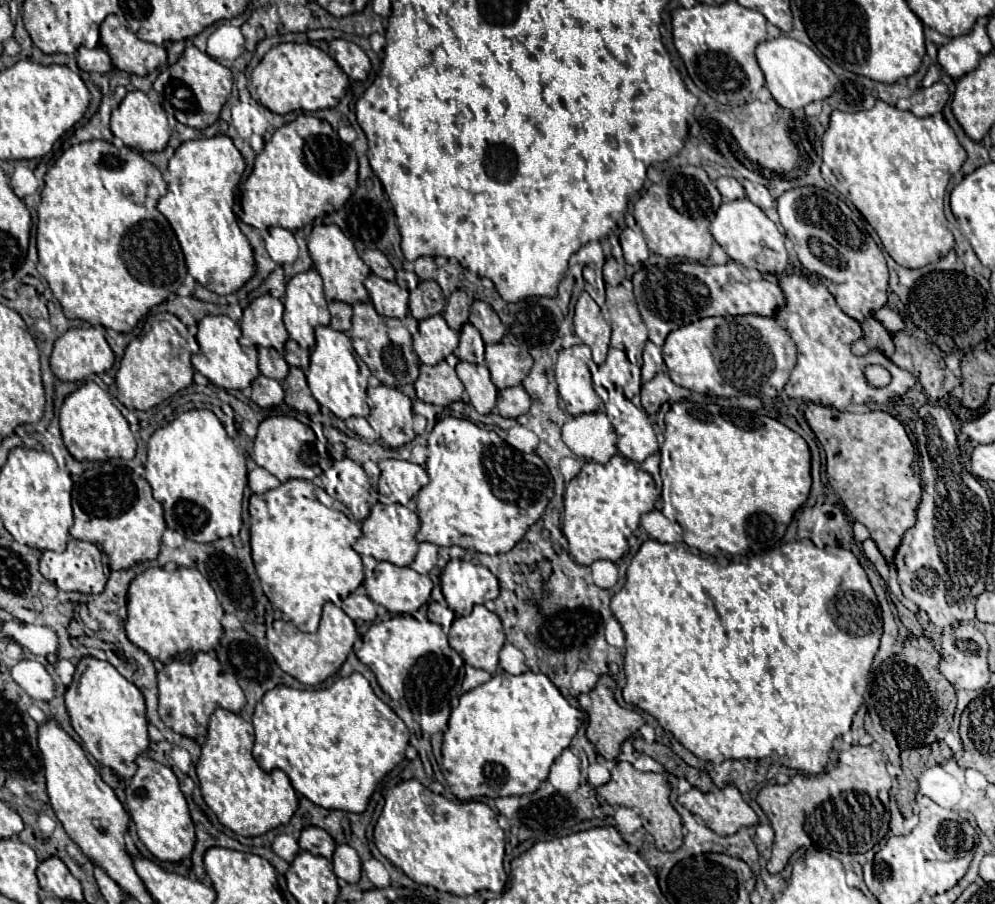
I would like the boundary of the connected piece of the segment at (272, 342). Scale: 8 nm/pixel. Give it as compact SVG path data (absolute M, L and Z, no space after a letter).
M271 294L255 298L245 310L238 324L241 328L239 343L242 346L275 348L283 354L287 330L283 326L283 304Z

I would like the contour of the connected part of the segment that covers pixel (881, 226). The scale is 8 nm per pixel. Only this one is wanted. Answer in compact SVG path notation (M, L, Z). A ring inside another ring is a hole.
M877 100L871 110L863 112L831 112L829 128L823 138L823 166L821 174L825 182L833 184L839 192L849 192L849 200L863 214L863 218L877 232L887 254L905 268L919 268L931 262L937 262L947 256L947 252L955 252L955 238L951 232L957 221L948 221L943 214L943 194L951 178L951 168L961 168L967 152L957 142L955 132L945 122L943 116L927 116L919 118L911 112L897 110L895 106Z

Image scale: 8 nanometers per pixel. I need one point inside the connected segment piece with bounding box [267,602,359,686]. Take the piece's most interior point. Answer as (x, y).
(310, 658)

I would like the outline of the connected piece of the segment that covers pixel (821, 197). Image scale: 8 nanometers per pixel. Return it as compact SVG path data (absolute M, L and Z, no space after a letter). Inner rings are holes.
M801 186L777 198L777 212L787 238L795 244L799 262L819 276L847 316L861 322L885 306L889 282L885 258L865 232L863 220L843 200L817 186Z

